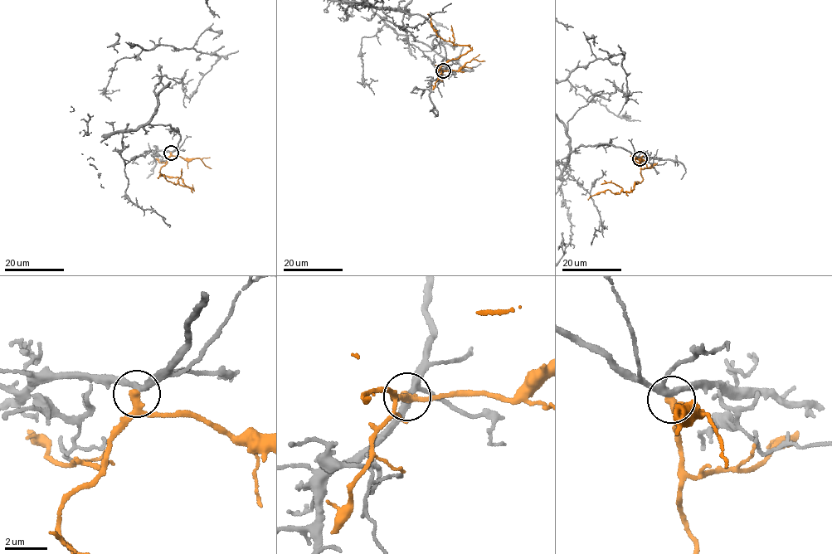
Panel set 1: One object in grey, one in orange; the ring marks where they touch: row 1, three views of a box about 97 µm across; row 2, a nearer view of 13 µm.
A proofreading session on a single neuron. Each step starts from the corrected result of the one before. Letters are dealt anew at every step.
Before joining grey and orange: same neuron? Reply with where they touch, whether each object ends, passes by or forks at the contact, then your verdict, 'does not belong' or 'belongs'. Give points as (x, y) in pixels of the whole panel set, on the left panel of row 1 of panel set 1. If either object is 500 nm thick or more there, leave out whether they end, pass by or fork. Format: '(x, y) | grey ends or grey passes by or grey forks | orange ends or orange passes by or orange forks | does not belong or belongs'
(171, 153) | grey forks | orange passes by | does not belong

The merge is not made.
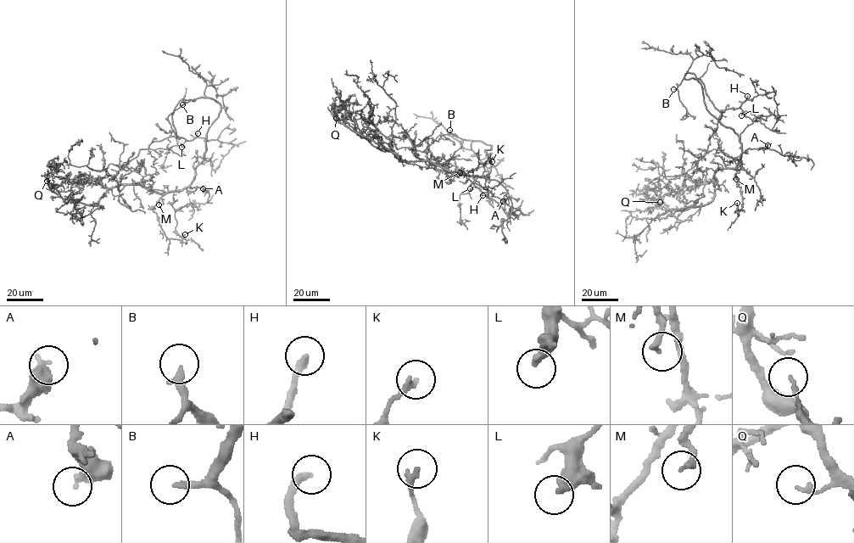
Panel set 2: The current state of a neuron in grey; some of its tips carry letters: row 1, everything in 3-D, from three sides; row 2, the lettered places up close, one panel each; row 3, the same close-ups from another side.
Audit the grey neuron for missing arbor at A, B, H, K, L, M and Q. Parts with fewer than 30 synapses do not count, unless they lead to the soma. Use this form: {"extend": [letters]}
{"extend": ["B", "H"]}

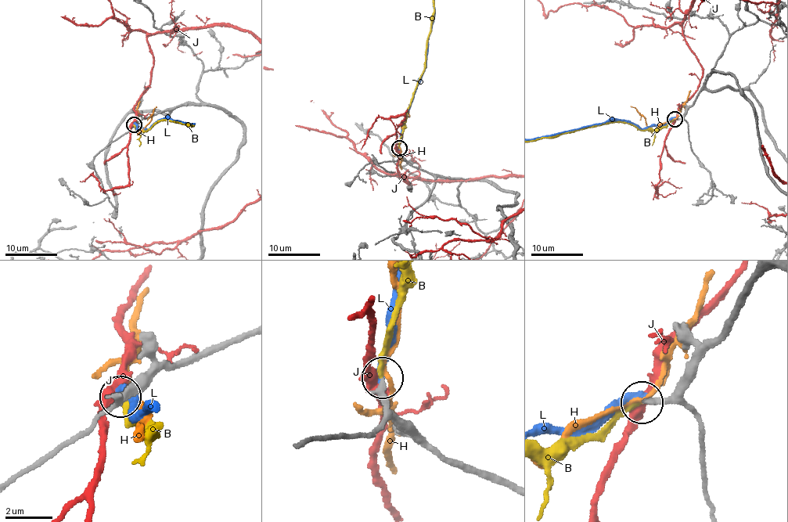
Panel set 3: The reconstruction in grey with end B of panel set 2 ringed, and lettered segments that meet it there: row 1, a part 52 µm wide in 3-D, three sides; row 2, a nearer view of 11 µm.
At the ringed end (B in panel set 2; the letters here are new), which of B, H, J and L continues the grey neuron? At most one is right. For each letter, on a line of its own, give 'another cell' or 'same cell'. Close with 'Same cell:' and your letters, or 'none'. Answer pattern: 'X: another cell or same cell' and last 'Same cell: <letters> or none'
B: same cell
H: another cell
J: another cell
L: another cell
Same cell: B

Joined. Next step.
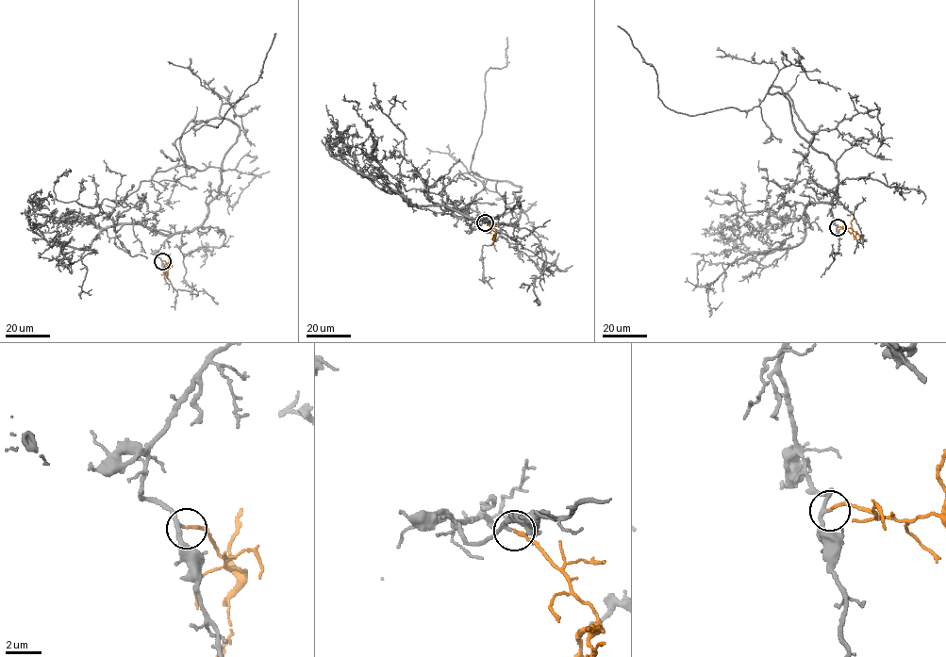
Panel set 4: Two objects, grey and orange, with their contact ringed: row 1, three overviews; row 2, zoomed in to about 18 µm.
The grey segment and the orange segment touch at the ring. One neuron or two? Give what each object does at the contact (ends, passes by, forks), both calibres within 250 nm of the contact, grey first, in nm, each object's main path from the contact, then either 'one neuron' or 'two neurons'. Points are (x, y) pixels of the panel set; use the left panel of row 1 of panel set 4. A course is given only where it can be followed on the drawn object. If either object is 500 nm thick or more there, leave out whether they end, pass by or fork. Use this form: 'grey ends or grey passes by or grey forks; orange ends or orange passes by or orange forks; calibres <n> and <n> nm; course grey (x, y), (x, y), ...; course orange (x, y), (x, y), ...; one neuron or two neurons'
grey passes by; orange ends; calibres 190 and 180 nm; course grey (162, 261), (163, 242), (207, 214), (238, 125), (190, 122), (183, 164), (118, 202), (57, 199), (68, 173); course orange (162, 261), (170, 266), (164, 279); one neuron

